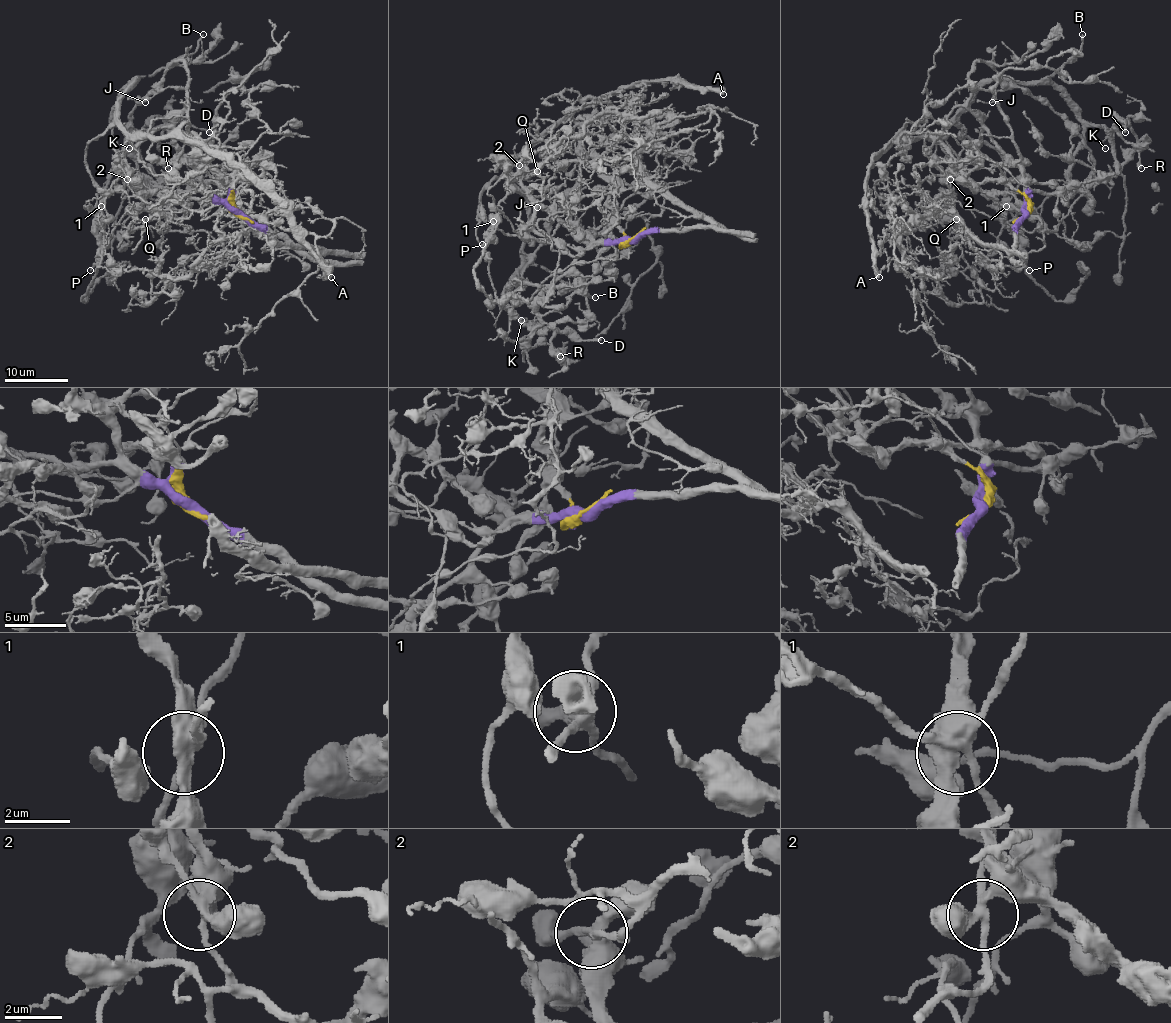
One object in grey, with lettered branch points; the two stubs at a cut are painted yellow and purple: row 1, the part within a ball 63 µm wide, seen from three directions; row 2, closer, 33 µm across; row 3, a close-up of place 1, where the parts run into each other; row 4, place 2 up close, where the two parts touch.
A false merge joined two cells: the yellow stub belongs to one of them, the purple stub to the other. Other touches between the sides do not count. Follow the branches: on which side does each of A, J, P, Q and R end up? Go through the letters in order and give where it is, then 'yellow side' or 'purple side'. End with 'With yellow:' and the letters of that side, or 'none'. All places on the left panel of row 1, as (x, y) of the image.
A: at (331, 277); yellow side
J: at (145, 102); purple side
P: at (90, 270); yellow side
Q: at (145, 219); purple side
R: at (168, 168); yellow side
With yellow: A, P, R

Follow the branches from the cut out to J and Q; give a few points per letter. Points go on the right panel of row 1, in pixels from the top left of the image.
J: (1023, 215), (1025, 175), (969, 107), (969, 70), (980, 61), (998, 74), (1001, 88), (992, 102)
Q: (1023, 215), (1025, 175), (985, 128), (982, 144), (955, 159), (950, 169), (950, 194), (942, 201), (957, 218)

